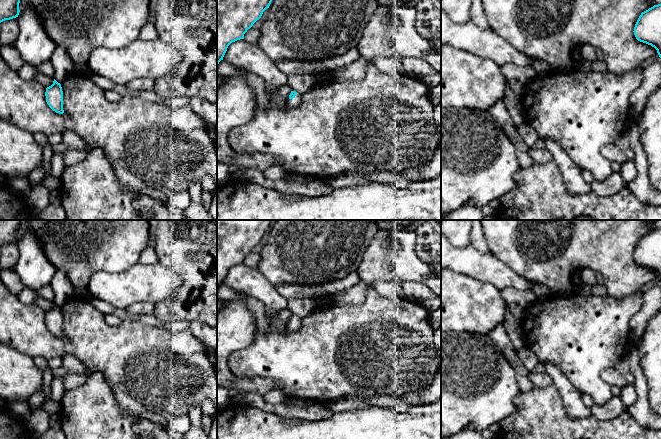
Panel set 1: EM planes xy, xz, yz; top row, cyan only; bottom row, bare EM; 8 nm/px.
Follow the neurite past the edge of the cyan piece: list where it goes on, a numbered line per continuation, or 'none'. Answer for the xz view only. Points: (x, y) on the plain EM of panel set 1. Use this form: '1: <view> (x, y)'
1: xz (296, 325)

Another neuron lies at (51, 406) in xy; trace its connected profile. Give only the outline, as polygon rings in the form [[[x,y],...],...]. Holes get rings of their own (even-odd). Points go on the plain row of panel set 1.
[[[52,399],[45,400],[44,403],[41,406],[41,409],[47,411],[50,414],[57,413],[60,414],[62,410],[62,406],[60,402],[56,402]]]

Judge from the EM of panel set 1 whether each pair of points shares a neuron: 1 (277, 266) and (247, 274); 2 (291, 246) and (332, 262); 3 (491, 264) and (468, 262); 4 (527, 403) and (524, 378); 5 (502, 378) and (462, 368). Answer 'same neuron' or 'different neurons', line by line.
1: different neurons
2: same neuron
3: same neuron
4: different neurons
5: same neuron

